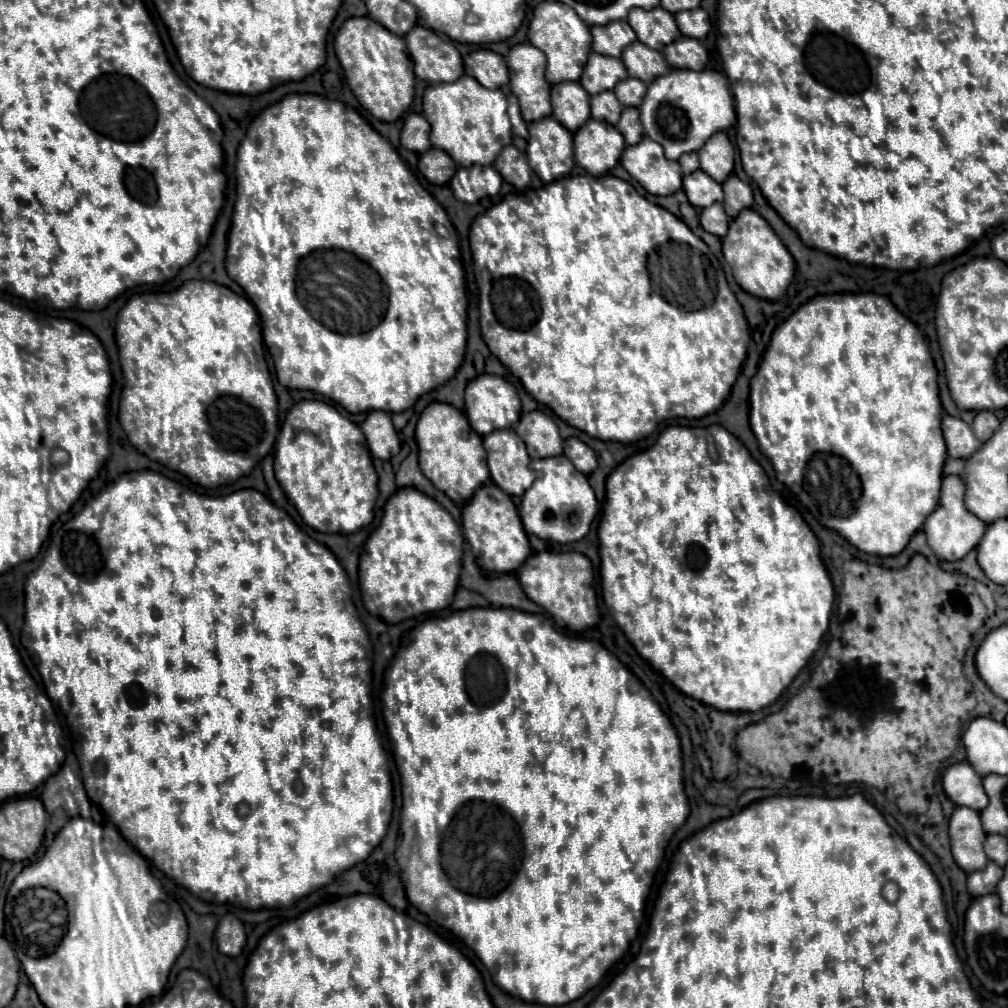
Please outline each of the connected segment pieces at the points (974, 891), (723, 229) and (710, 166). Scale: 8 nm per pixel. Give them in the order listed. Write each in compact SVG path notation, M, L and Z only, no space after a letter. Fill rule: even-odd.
M988 862L988 866L984 870L968 874L970 896L978 898L978 896L986 896L986 894L996 892L996 884L1000 878L1002 878L1002 868L994 862Z
M712 204L712 206L708 206L708 208L702 210L700 222L702 222L702 228L704 228L706 232L716 234L716 236L722 238L722 236L726 236L726 232L728 232L728 222L730 222L730 220L728 220L722 204Z
M716 132L698 152L700 170L722 184L734 168L734 148L724 132Z

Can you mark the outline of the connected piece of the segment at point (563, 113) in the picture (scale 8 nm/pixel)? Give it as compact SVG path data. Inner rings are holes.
M578 82L552 86L552 116L570 132L576 132L590 118L590 96Z

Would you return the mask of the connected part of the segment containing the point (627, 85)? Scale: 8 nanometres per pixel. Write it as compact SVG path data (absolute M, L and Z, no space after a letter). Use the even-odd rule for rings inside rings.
M626 78L616 84L614 94L618 96L622 106L634 106L638 108L642 104L642 96L646 94L646 84L636 78Z

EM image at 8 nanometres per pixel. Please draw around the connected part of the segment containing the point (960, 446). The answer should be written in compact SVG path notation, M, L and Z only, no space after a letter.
M944 416L942 418L942 430L944 430L944 440L948 446L948 456L950 458L970 458L980 448L980 440L974 436L972 428L954 416Z

